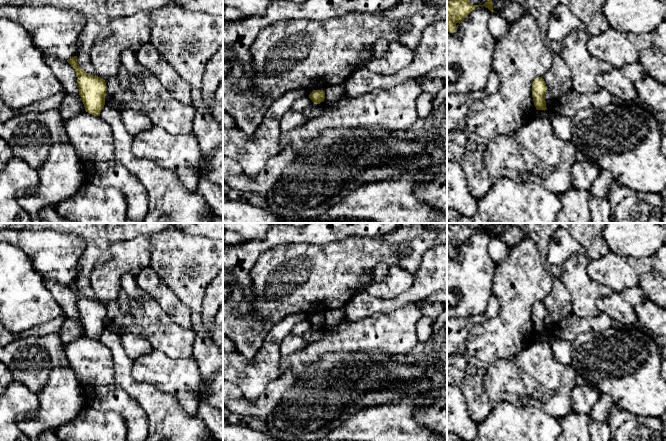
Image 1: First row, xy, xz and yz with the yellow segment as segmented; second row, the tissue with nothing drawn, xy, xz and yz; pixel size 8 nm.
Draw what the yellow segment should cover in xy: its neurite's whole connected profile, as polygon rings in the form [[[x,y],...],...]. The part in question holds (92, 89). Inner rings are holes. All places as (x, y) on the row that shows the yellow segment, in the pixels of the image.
[[[77,56],[68,59],[67,62],[76,71],[79,95],[84,104],[85,111],[94,116],[100,116],[100,112],[105,105],[107,91],[105,80],[86,73],[79,66]]]

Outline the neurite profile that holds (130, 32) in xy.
[[[146,11],[113,19],[109,23],[109,34],[97,37],[90,49],[92,68],[103,78],[117,76],[122,66],[122,51],[138,51],[142,45],[150,41],[150,37],[150,18]]]

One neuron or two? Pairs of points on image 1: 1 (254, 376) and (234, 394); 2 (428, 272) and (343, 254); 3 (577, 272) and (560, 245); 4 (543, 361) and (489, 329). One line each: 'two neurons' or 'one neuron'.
1: two neurons
2: two neurons
3: two neurons
4: two neurons

